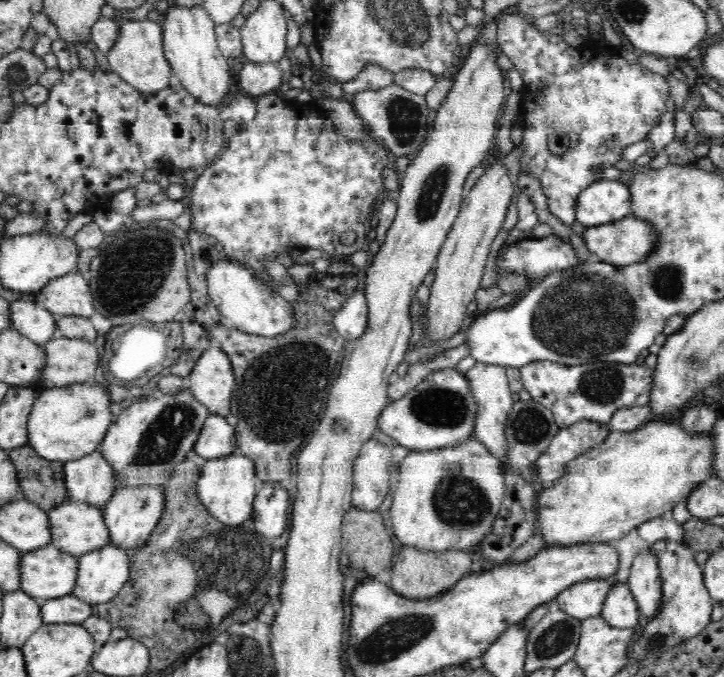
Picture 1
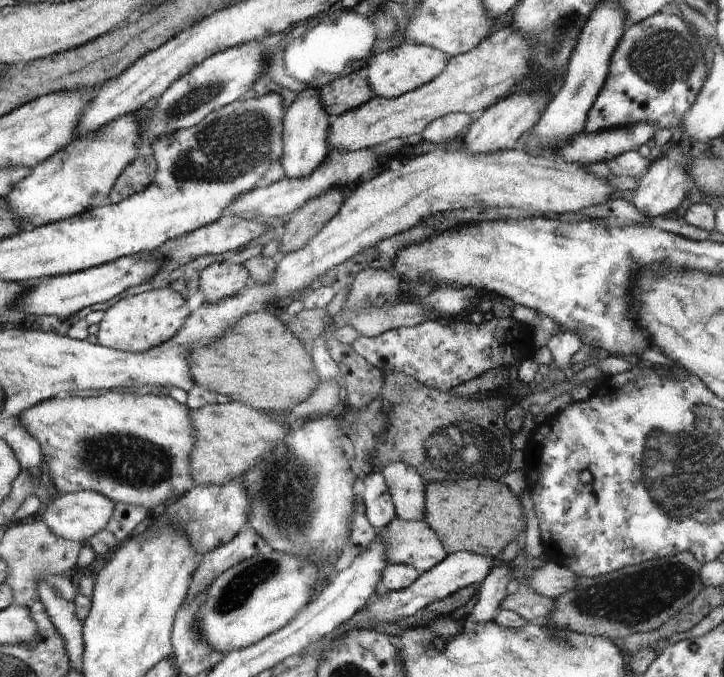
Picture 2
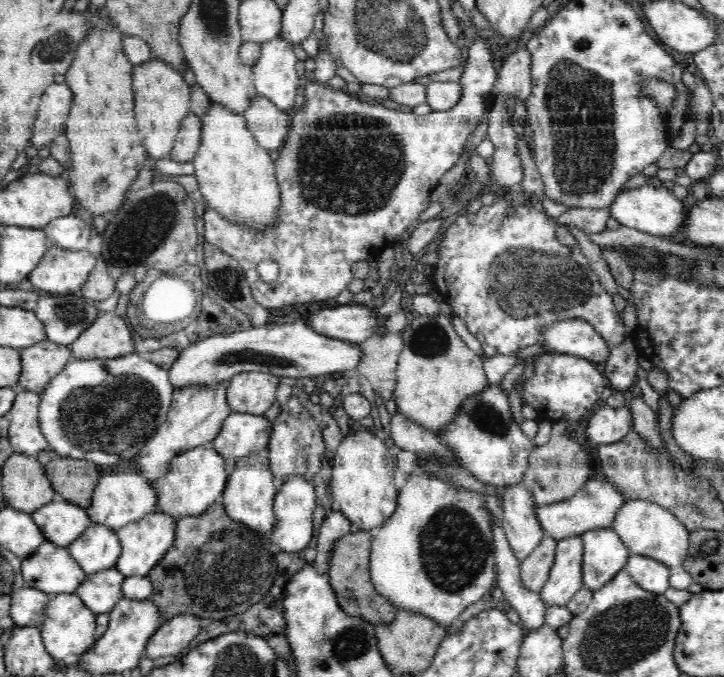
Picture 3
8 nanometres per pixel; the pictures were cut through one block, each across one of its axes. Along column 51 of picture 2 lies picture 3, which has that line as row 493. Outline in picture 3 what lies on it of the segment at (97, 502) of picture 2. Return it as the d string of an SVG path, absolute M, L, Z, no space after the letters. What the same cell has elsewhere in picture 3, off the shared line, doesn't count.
M521 483L506 485L500 507L504 510L501 528L519 561L524 560L546 536L538 523L537 506Z

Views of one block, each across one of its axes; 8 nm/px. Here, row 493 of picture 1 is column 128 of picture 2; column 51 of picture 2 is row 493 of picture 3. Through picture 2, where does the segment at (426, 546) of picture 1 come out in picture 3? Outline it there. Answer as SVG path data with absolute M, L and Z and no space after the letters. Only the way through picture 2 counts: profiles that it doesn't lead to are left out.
M424 471L413 472L409 475L406 484L399 490L398 505L394 515L390 516L390 519L386 520L384 524L371 531L373 540L371 542L370 568L367 572L367 579L372 582L376 592L387 598L397 610L417 612L444 627L452 624L464 612L467 606L488 596L496 585L497 566L494 555L496 545L494 545L494 533L492 533L493 516L490 514L490 509L485 508L484 503L482 494L460 486L450 485L450 482L437 478L435 475L425 473Z

